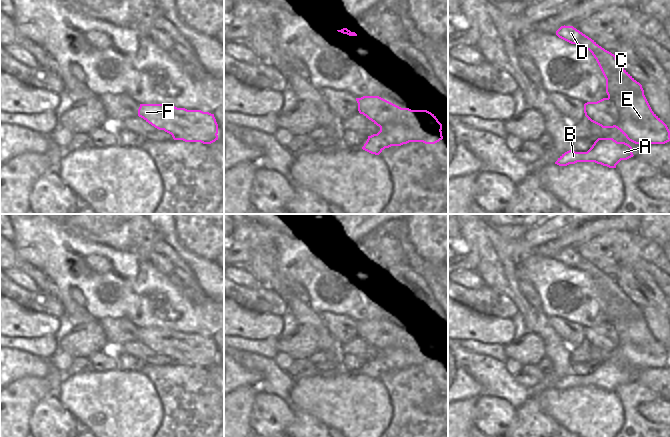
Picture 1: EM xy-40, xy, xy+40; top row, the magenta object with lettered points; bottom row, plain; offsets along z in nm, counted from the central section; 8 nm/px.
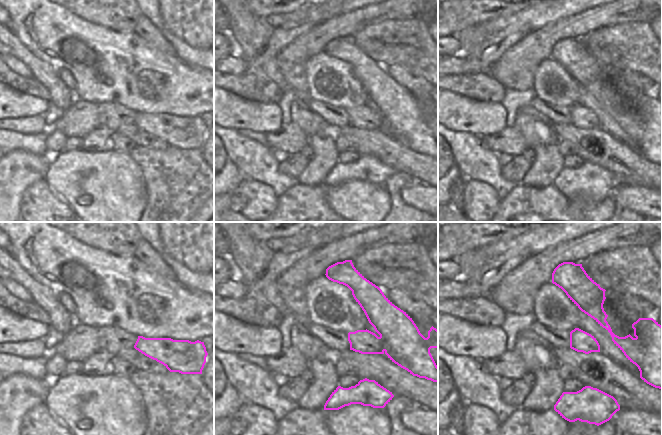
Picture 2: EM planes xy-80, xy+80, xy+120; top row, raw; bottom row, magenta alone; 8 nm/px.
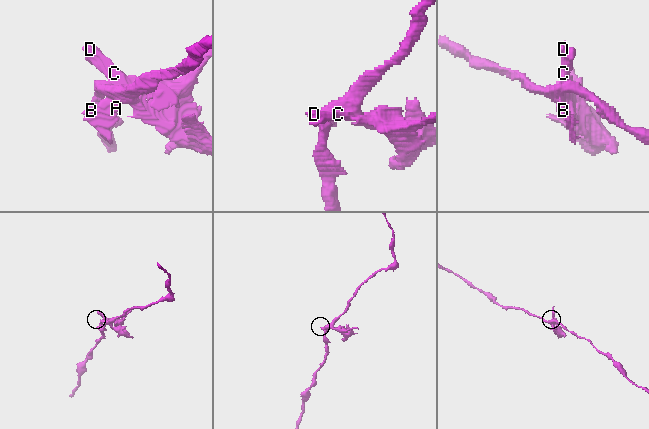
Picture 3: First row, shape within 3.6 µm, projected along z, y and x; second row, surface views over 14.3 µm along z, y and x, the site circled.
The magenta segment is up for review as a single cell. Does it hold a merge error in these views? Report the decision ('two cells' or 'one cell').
two cells

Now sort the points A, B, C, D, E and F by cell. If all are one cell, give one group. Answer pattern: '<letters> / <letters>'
A B C D E / F

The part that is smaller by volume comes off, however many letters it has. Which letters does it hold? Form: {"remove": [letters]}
{"remove": ["A", "B", "C", "D", "E"]}

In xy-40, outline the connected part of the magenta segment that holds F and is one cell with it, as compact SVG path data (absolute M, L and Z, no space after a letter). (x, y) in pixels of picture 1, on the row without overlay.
M140 328L138 340L159 354L165 354L173 347L185 346L212 355L212 363L218 358L218 348L214 338L201 334L187 334L169 328Z

